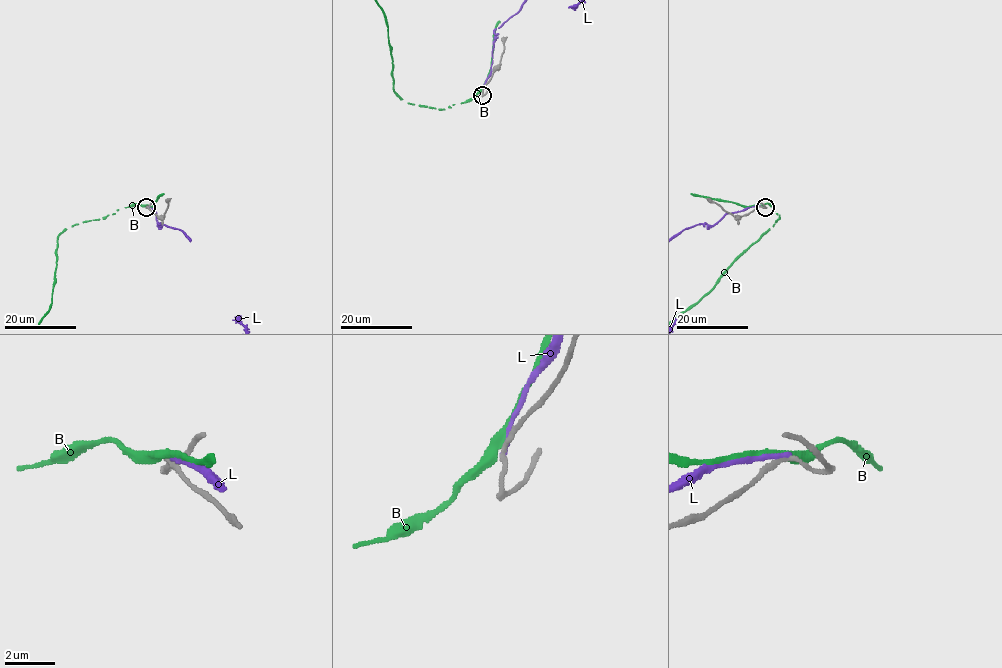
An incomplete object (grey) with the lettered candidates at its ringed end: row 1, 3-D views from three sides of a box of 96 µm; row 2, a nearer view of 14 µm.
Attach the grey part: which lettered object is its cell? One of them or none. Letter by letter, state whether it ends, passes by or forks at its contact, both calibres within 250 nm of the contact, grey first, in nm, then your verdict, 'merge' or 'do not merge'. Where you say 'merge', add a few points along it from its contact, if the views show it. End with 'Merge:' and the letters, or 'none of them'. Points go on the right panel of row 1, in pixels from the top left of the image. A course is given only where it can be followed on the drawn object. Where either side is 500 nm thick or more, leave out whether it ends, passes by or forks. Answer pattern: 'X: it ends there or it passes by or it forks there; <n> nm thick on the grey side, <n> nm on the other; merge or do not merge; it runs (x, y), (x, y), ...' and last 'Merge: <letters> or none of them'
B: it passes by; 190 nm thick on the grey side, 360 nm on the other; do not merge
L: it ends there; 180 nm thick on the grey side, 220 nm on the other; do not merge
Merge: none of them

